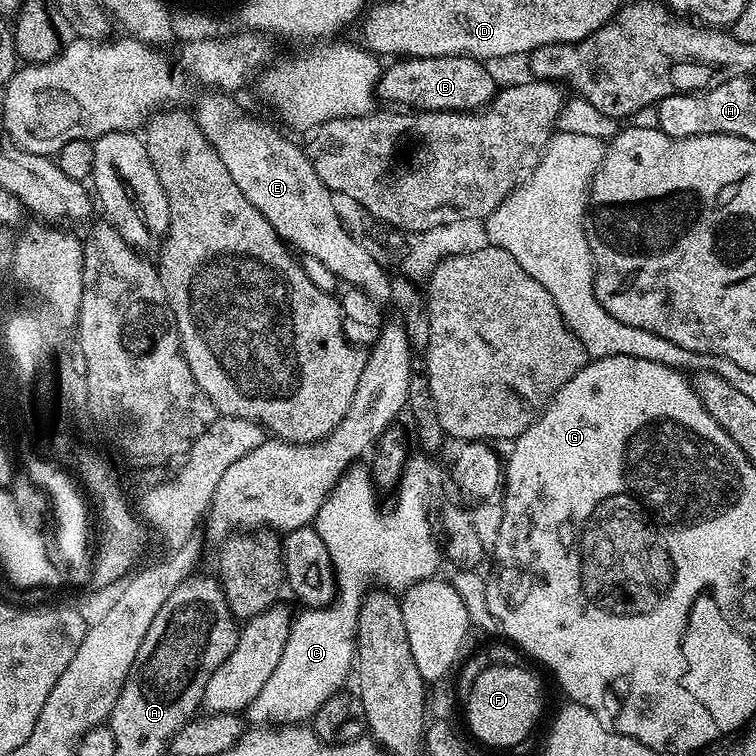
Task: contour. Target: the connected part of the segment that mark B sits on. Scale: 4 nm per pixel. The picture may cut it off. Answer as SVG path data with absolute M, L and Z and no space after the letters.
M435 56L434 58L396 58L380 73L376 95L381 101L405 104L408 110L425 112L474 112L487 108L498 91L498 83L485 65L472 56Z

